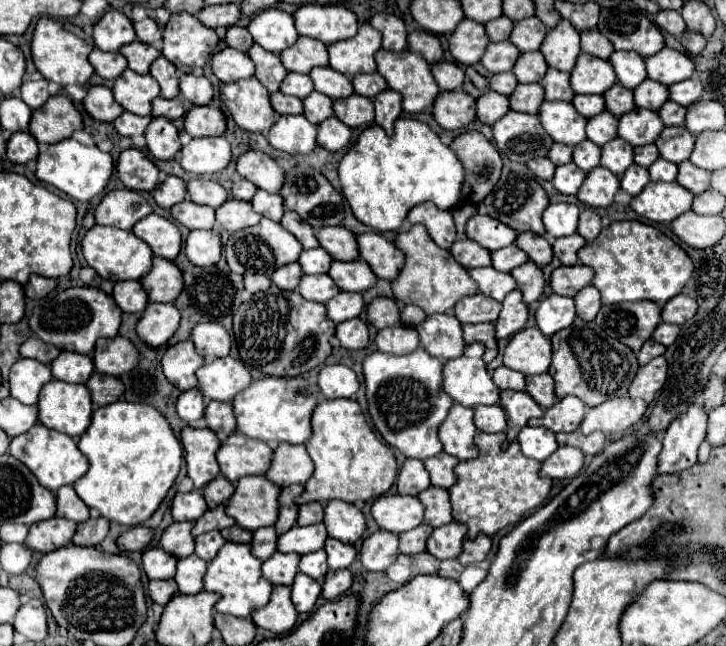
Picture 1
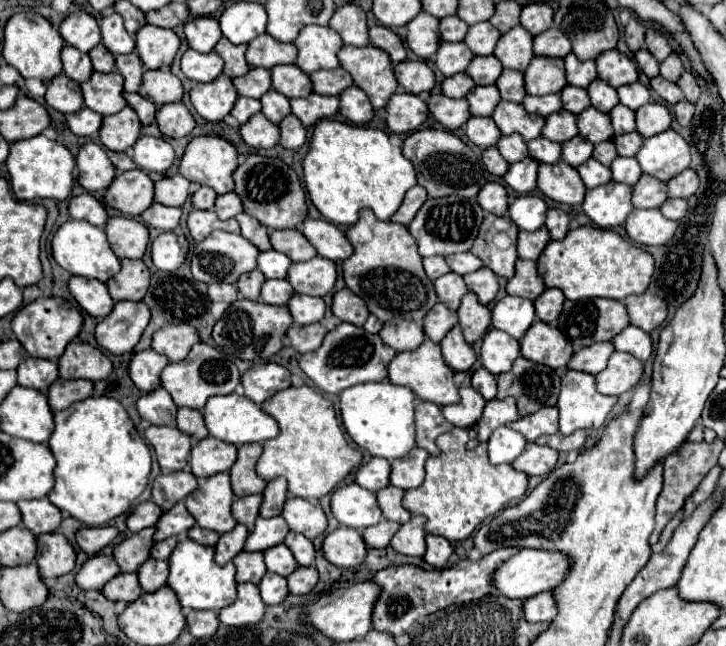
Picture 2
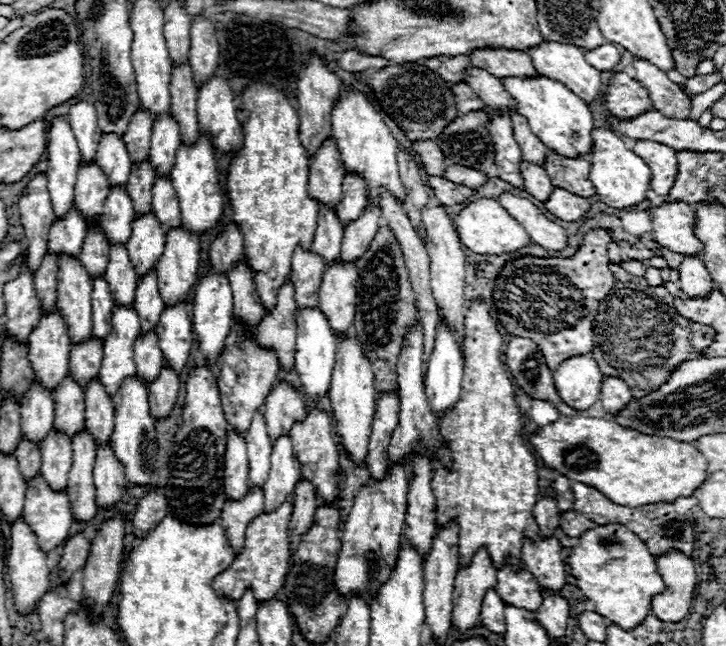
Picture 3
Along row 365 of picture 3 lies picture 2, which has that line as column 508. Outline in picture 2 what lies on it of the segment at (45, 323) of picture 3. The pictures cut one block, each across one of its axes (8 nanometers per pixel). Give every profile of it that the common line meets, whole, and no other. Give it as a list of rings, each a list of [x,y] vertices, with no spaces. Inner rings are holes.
[[[516,26],[500,36],[494,56],[502,62],[504,68],[526,70],[534,52],[532,52],[532,34],[522,26]]]

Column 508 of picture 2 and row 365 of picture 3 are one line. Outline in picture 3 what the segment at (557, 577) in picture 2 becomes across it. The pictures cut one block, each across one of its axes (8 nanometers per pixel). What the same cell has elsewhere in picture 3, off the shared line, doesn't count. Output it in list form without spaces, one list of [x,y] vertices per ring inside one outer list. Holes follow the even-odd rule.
[[[570,356],[552,372],[552,376],[560,398],[568,406],[588,410],[594,402],[598,402],[602,372],[592,356]]]

